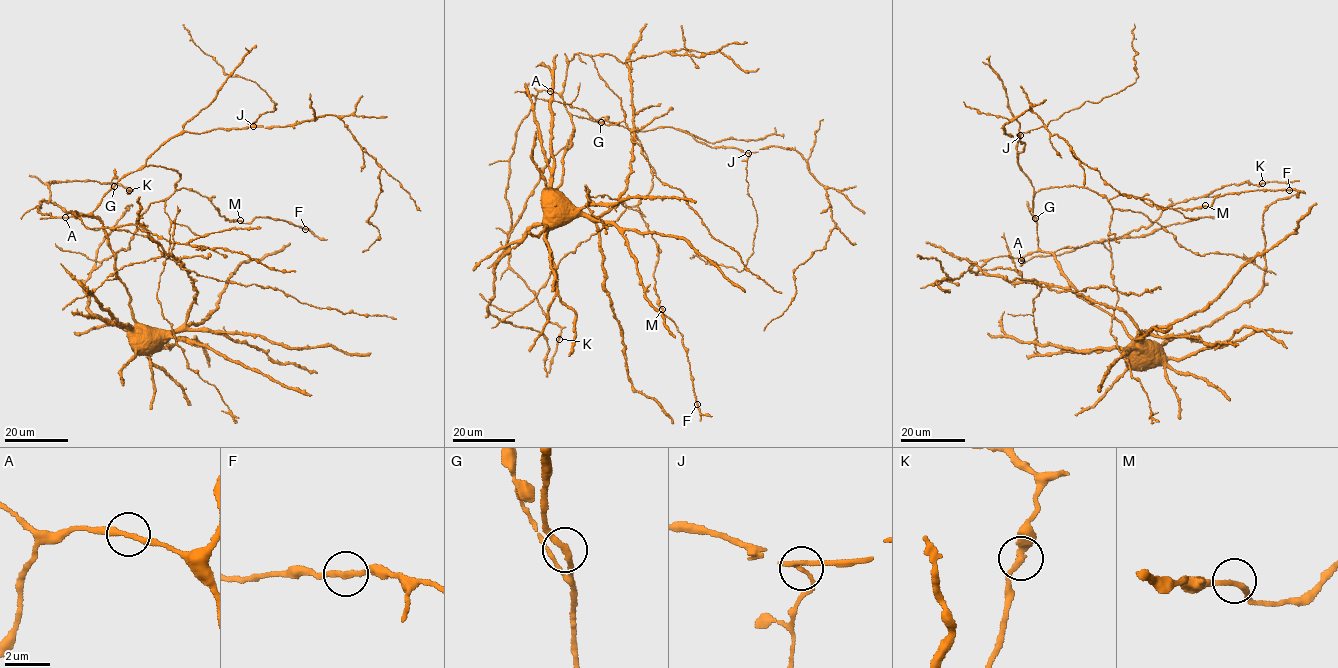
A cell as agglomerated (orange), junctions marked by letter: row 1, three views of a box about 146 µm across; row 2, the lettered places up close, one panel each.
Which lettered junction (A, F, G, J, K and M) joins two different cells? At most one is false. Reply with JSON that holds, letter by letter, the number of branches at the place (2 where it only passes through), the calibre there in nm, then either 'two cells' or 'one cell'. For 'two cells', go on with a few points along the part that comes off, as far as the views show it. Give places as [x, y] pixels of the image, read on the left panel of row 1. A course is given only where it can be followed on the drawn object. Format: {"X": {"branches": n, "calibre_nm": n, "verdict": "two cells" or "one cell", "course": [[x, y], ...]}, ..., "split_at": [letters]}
{"A": {"branches": 2, "calibre_nm": 240, "verdict": "one cell"}, "F": {"branches": 2, "calibre_nm": 240, "verdict": "one cell"}, "G": {"branches": 2, "calibre_nm": 280, "verdict": "one cell"}, "J": {"branches": 2, "calibre_nm": 260, "verdict": "two cells", "course": [[253, 126], [276, 104], [254, 82], [227, 74], [183, 24]]}, "K": {"branches": 2, "calibre_nm": 300, "verdict": "one cell"}, "M": {"branches": 2, "calibre_nm": 240, "verdict": "one cell"}, "split_at": ["J"]}

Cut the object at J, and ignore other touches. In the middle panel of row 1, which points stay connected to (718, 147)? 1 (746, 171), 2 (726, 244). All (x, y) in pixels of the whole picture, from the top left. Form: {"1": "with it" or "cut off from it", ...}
{"1": "cut off from it", "2": "with it"}

